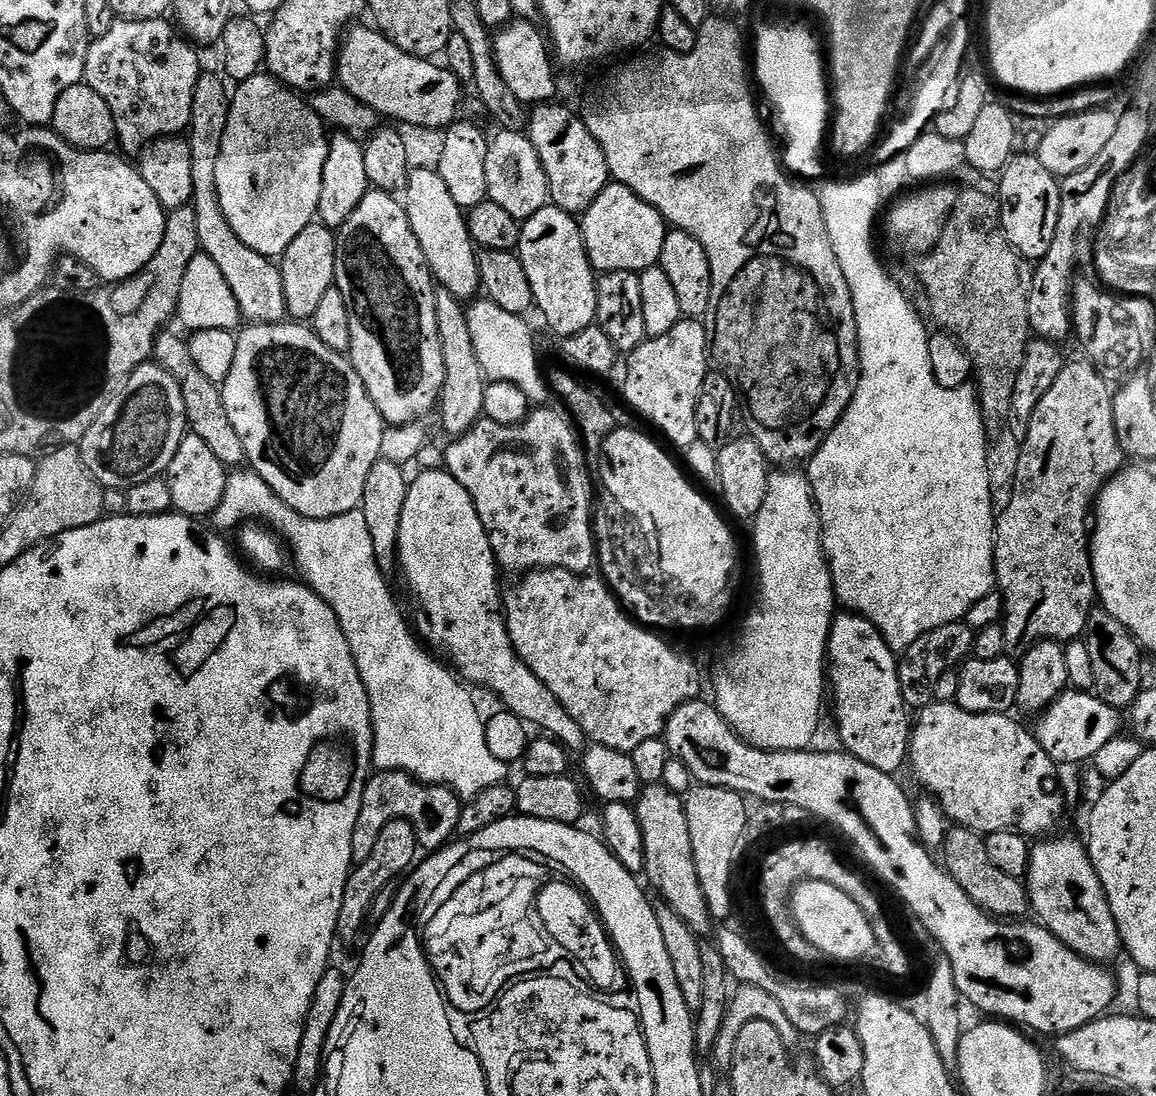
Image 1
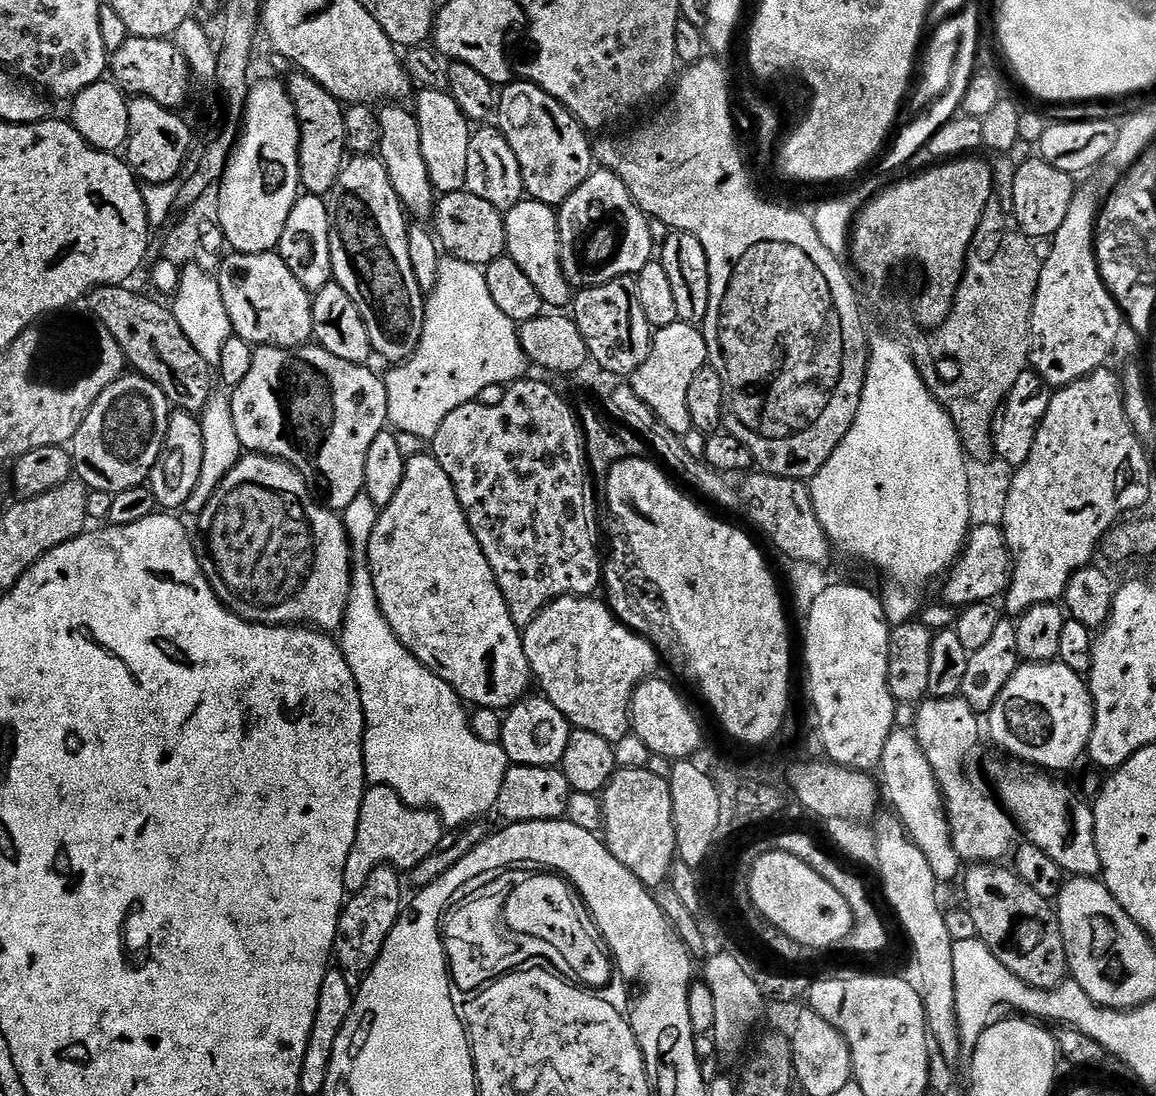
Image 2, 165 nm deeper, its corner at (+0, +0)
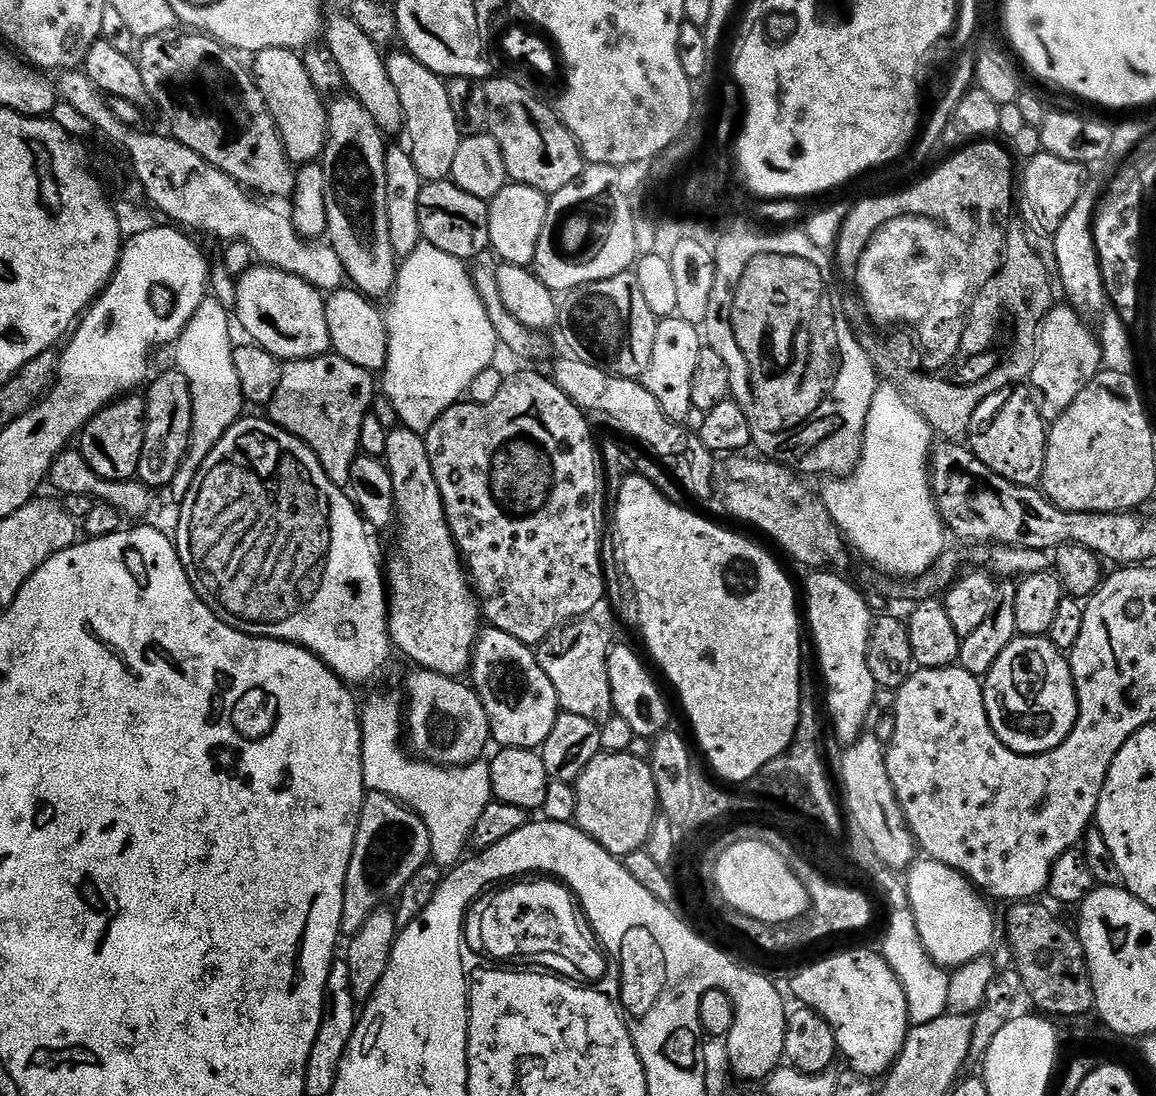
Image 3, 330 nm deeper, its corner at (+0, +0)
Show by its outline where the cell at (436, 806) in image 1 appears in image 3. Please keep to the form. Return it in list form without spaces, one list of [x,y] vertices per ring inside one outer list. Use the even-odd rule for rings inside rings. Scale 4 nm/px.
[[[395,802],[380,803],[384,804],[360,817],[360,833],[356,836],[346,874],[340,930],[348,938],[360,929],[370,914],[374,914],[374,910],[395,901],[406,882],[418,874],[423,864],[429,863],[432,855],[430,834],[415,812]]]

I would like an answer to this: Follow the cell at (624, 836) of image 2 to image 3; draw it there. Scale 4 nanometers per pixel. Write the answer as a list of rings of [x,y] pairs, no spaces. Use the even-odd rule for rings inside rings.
[[[605,752],[593,758],[590,766],[582,770],[582,774],[574,785],[576,789],[575,825],[598,846],[602,846],[611,856],[623,858],[632,852],[639,852],[647,845],[651,830],[658,817],[658,790],[654,786],[654,774],[651,763],[642,758],[634,758],[628,752]]]

